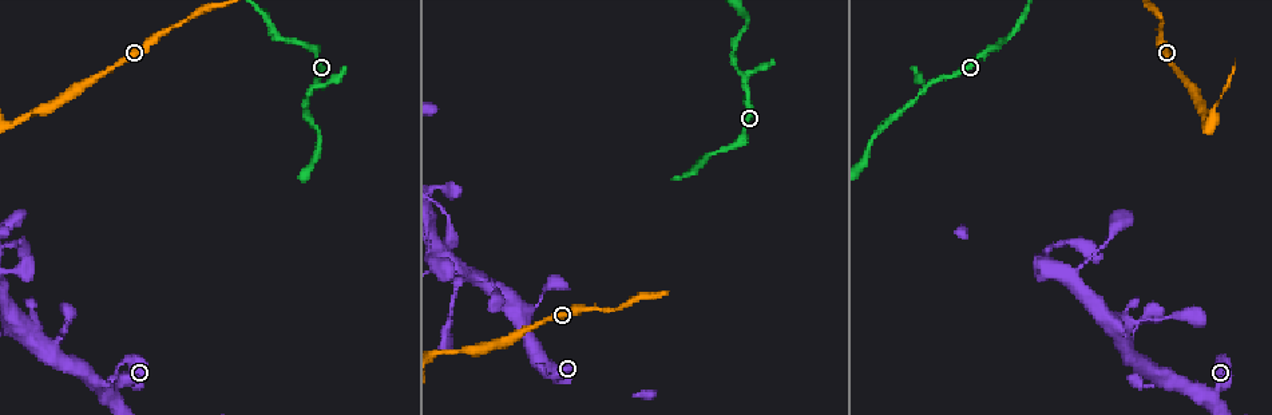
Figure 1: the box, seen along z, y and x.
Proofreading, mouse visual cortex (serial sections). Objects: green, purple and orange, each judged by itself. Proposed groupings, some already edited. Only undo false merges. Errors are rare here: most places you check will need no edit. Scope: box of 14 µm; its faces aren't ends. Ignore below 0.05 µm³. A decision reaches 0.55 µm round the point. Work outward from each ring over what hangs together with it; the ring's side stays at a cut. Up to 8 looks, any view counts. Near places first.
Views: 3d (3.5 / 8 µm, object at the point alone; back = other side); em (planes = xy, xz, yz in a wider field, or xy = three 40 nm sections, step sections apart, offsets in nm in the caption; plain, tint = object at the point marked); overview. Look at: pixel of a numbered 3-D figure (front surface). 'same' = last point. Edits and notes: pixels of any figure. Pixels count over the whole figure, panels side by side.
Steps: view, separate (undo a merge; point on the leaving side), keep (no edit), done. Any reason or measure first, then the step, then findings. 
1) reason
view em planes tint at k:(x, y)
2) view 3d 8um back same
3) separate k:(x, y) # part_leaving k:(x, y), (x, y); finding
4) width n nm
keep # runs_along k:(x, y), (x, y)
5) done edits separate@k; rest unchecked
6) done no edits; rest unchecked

a narrow waist
view 3d 8um back at 1:(1212, 394)

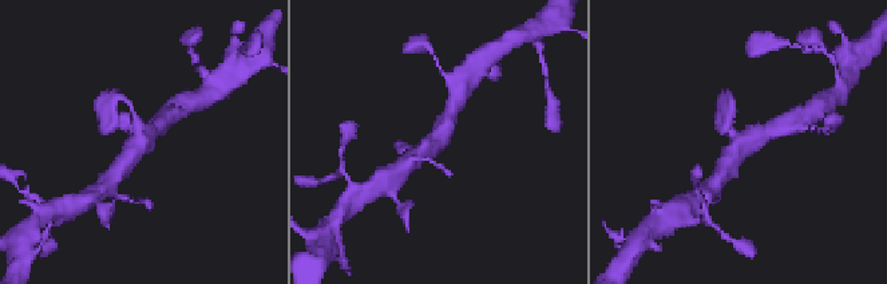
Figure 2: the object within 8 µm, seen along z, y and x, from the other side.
arms 3; arm_widths 150, 450, 500 nm; now the EM
view em xy step 1 tint at 2:(736, 141)

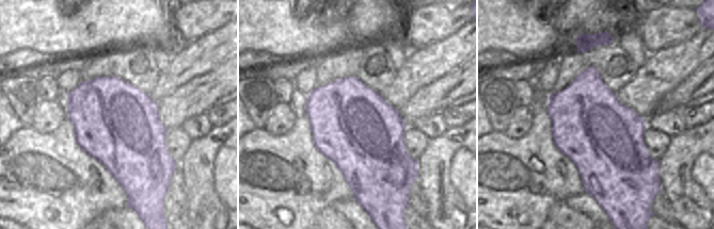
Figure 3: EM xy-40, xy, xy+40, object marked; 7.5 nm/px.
keep # runs_along 2:(428, 158), (452, 109); continuous, no second cell

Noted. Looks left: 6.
view 3d 3.5um at 1:(1127, 325)

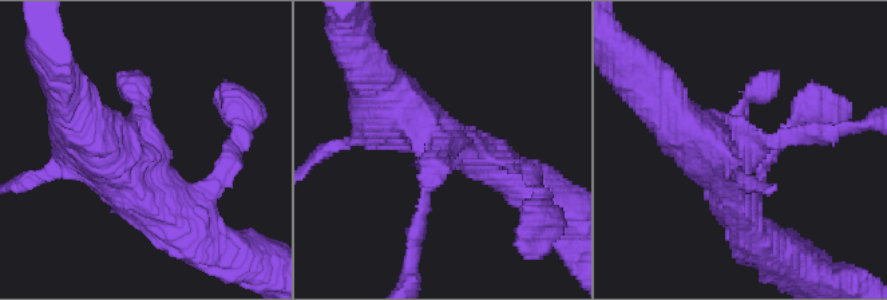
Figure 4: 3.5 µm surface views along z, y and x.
keep # continuous, no second cell

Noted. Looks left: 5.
thin neck
view 3d 3.5um at 1:(11, 268)

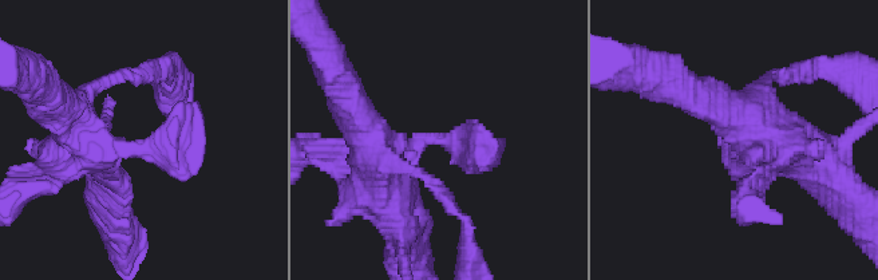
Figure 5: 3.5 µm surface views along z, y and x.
view em planes tint at 5:(444, 139)

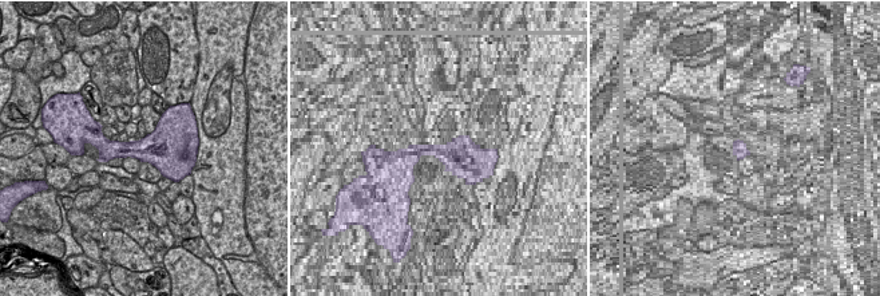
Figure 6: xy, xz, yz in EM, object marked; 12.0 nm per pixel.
width 420 nm
keep # runs_along 5:(390, 190), (423, 138), (497, 145); one cell here

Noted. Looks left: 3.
abrupt turn
view 3d 3.5um at 1:(1203, 119)

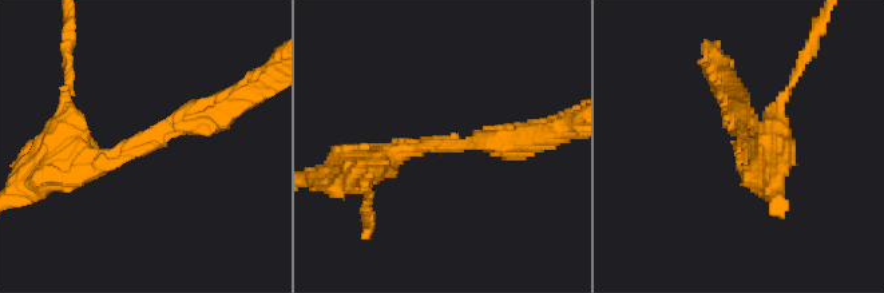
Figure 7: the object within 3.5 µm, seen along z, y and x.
arm_widths 250, 350 nm; need the tissue
view em planes plain at 7:(125, 151)

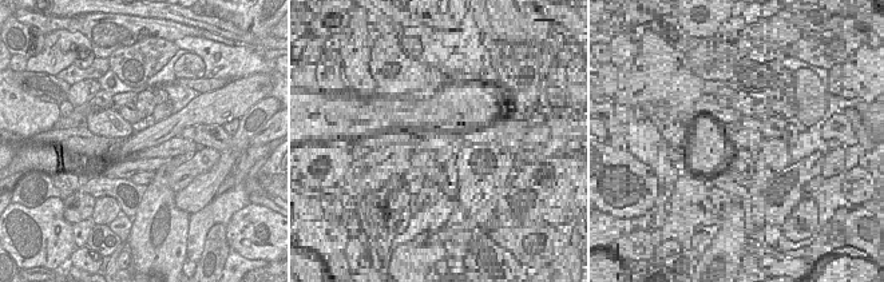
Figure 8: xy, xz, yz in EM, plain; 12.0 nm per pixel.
view em planes tint same

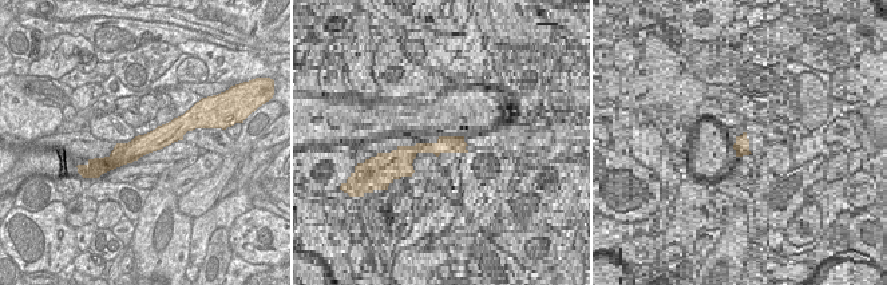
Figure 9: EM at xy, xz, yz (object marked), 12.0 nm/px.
keep # runs_along 7:(503, 141), (404, 149), (363, 175); all the same cell

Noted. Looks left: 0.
done no edits; rest unchecked

